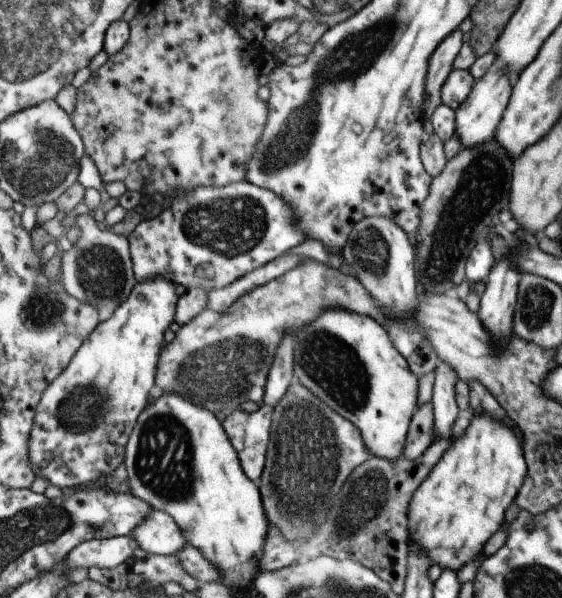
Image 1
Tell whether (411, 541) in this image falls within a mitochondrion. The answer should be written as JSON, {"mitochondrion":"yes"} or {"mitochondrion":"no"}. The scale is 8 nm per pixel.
{"mitochondrion":"no"}

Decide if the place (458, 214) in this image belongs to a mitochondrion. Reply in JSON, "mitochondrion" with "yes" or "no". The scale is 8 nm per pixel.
{"mitochondrion":"yes"}

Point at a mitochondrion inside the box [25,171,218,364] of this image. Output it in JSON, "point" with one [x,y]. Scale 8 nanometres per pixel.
{"point":[99,270]}

